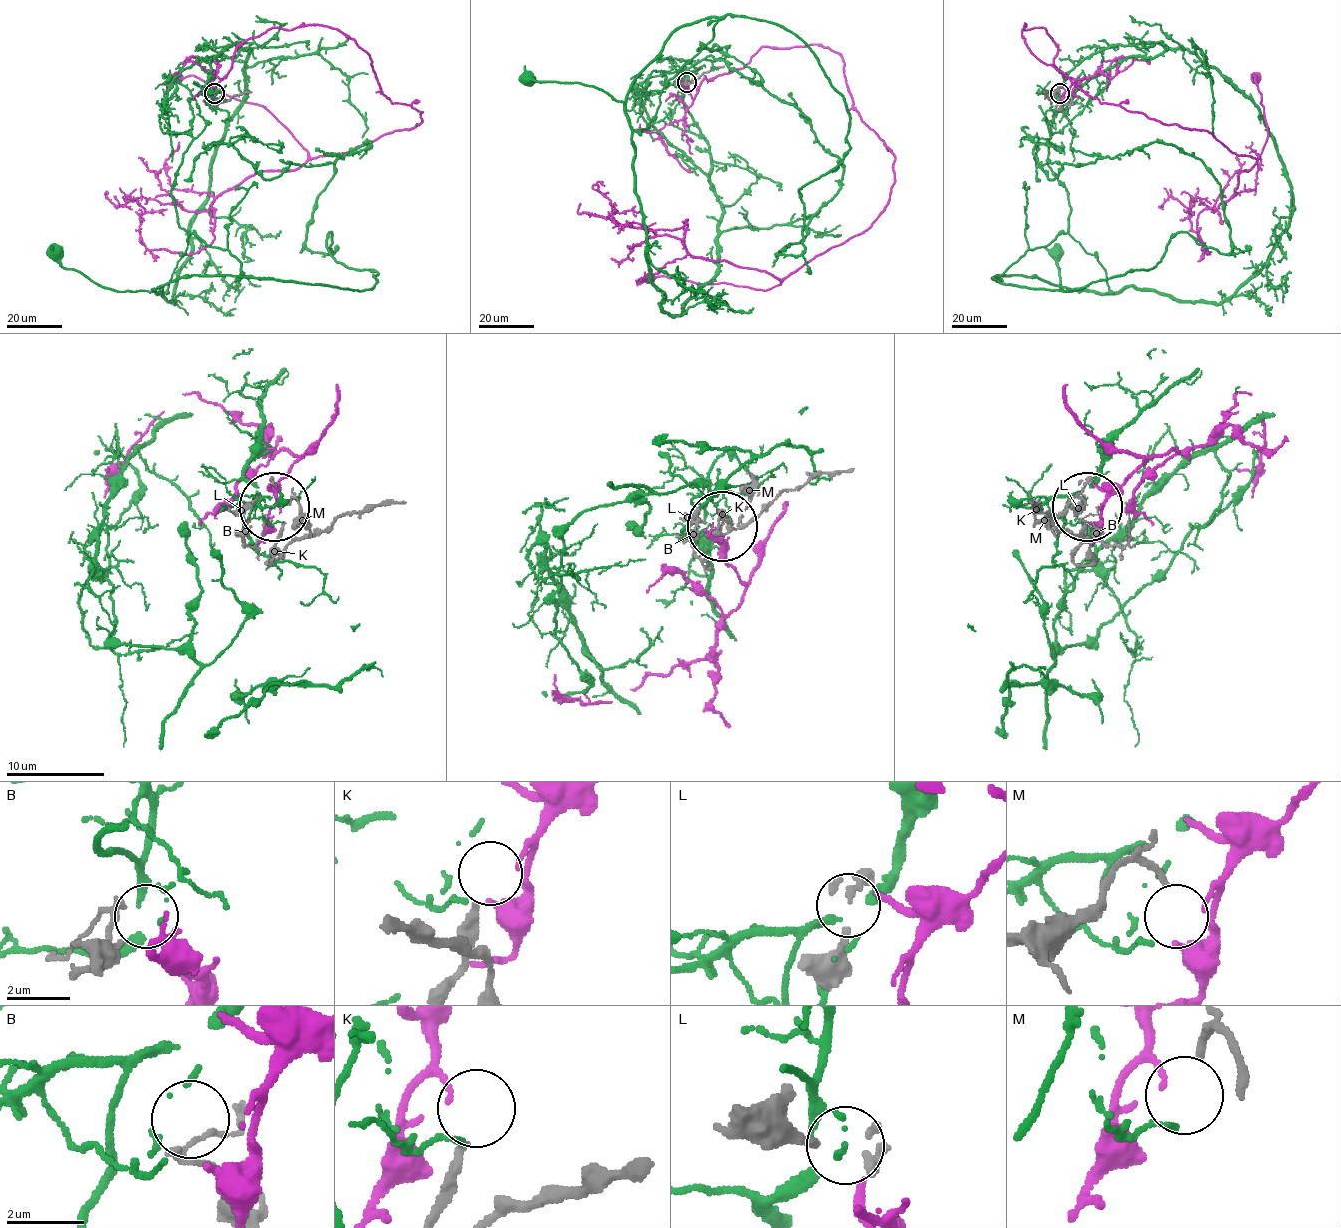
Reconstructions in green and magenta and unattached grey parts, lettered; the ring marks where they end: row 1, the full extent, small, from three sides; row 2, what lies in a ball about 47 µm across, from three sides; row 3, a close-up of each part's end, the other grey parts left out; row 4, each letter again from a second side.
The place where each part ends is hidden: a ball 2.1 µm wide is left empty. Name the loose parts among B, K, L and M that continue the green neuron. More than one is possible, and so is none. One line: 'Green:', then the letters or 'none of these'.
Green: none of these

